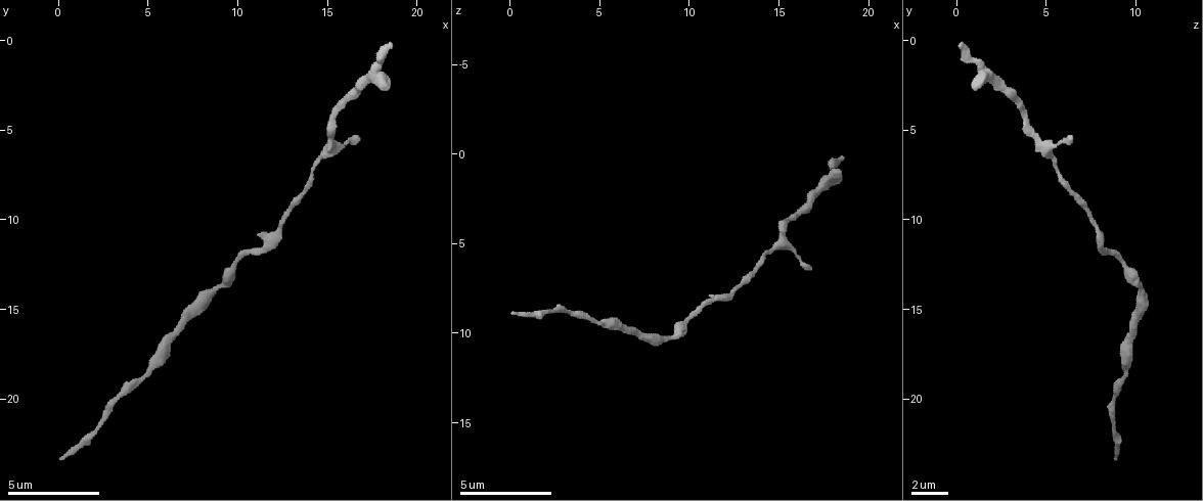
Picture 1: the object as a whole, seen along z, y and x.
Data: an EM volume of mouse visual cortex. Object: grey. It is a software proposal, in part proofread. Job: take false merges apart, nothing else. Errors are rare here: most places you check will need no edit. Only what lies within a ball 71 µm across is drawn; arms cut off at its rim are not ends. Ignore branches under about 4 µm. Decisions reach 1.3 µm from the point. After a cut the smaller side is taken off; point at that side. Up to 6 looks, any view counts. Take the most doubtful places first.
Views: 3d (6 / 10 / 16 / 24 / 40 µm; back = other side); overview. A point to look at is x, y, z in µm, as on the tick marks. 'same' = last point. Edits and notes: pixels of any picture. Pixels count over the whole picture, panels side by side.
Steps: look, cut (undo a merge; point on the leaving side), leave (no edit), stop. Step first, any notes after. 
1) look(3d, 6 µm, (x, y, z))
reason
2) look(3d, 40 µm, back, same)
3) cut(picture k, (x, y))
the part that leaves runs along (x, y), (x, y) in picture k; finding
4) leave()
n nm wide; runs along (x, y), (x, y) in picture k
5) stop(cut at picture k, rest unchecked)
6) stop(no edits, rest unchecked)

look(3d, 10 µm, (4.9, 18.6, 9.4))
narrows sharply

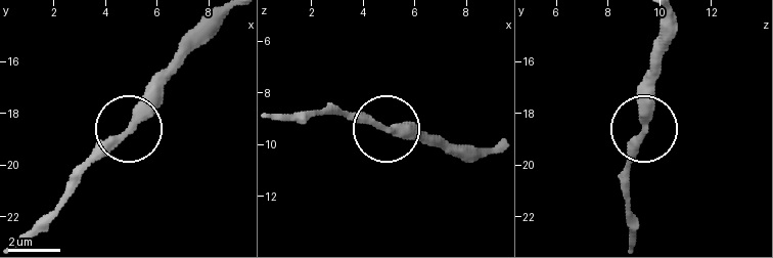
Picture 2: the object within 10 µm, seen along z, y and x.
look(3d, 10 µm, back, (4.8, 18.7, 9.3))

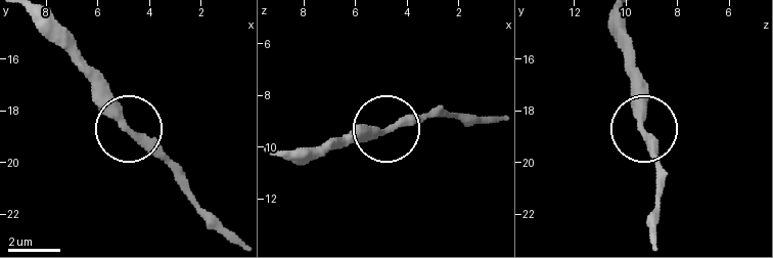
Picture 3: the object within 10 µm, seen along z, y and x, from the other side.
leave()
runs along (31, 16), (174, 172) in picture 3; all the same neuron

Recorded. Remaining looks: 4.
look(3d, 10 µm, (11.5, 11.7, 8.1))

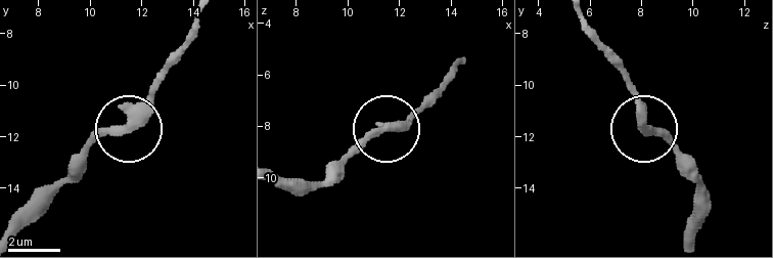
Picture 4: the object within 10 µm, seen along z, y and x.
leave()
side arm 17 µm; all the same neuron

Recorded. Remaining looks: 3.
look(3d, 16 µm, (14.9, 6.1, 5.0))
three arms meet

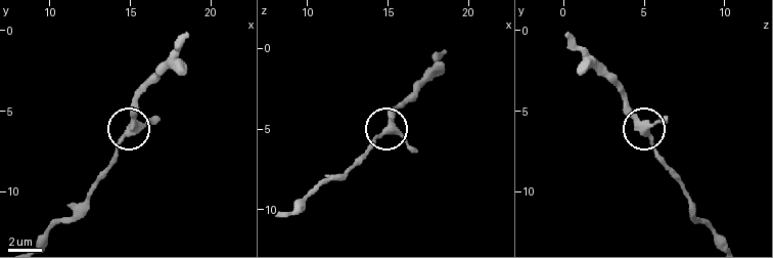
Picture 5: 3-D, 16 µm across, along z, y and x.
leave()
3 arms; one neuron here

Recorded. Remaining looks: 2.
stop(no edits, rest unchecked)

